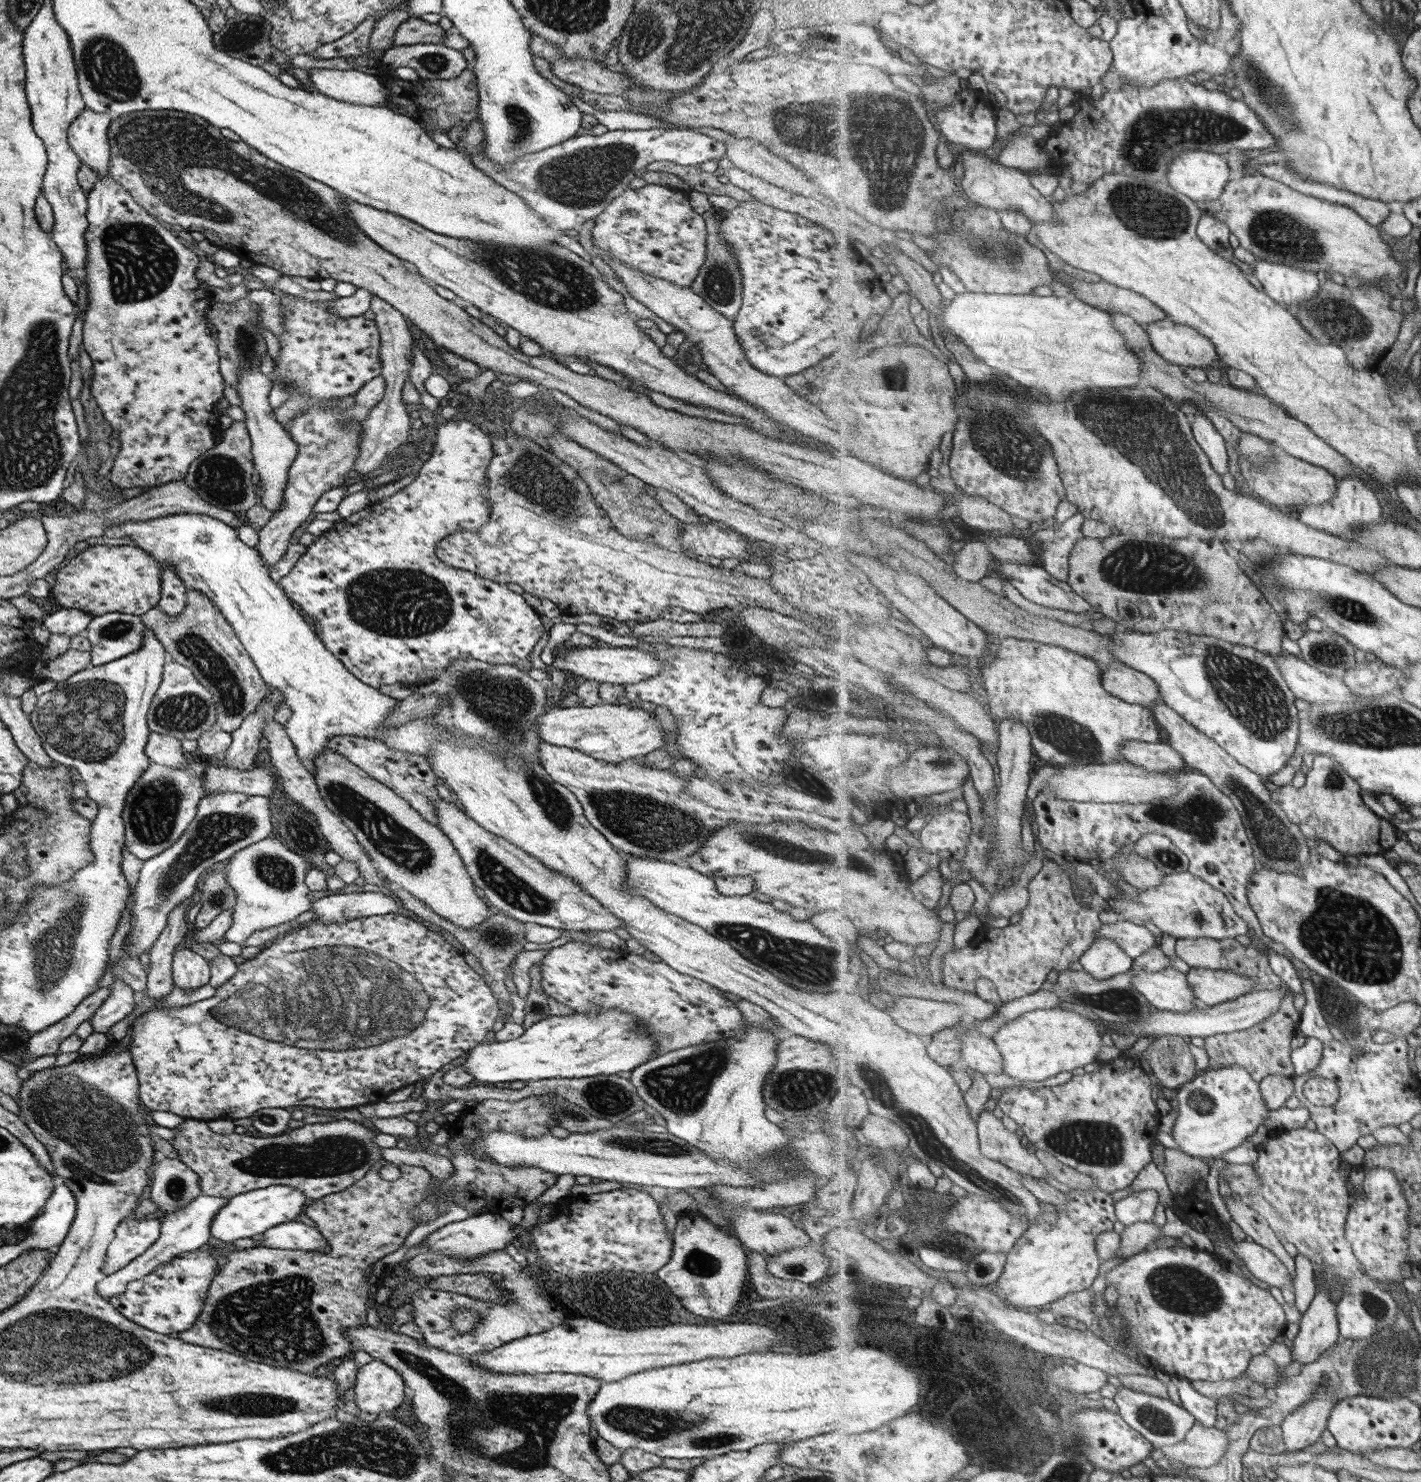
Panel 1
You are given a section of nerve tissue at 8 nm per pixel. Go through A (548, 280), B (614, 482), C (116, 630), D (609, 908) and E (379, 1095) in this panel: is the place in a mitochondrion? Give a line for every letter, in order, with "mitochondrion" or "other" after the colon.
A: mitochondrion
B: mitochondrion
C: mitochondrion
D: other
E: other

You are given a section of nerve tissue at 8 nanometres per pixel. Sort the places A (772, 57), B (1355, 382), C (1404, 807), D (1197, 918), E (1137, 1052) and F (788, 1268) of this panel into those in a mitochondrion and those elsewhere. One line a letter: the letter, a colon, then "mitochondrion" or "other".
A: other
B: other
C: other
D: mitochondrion
E: other
F: mitochondrion

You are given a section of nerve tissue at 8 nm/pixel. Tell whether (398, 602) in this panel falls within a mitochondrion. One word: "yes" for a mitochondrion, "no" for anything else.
yes

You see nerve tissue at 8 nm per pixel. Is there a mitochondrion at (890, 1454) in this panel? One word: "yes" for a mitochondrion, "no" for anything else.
yes

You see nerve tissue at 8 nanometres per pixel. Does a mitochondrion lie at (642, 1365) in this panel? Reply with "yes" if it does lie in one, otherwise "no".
no

